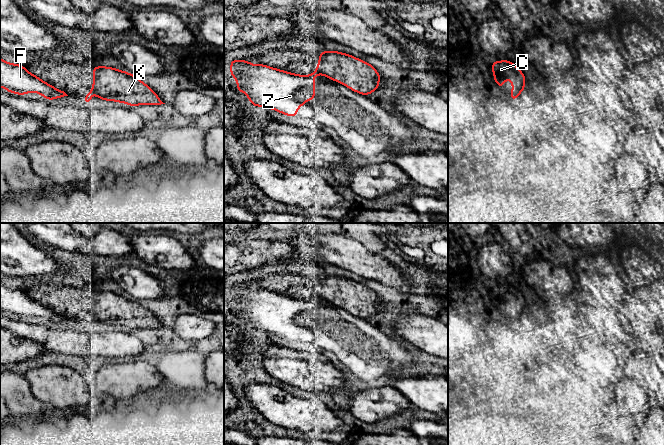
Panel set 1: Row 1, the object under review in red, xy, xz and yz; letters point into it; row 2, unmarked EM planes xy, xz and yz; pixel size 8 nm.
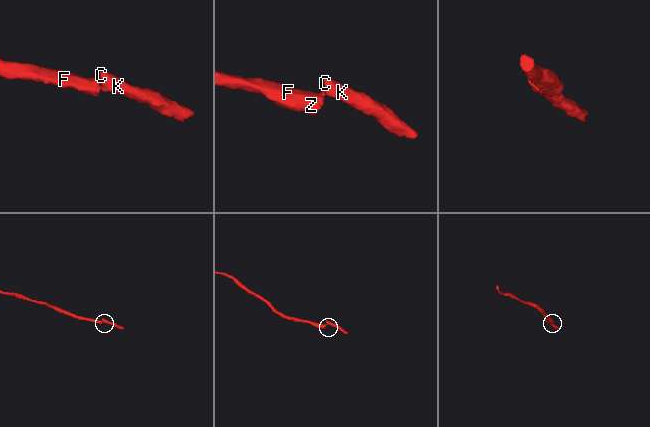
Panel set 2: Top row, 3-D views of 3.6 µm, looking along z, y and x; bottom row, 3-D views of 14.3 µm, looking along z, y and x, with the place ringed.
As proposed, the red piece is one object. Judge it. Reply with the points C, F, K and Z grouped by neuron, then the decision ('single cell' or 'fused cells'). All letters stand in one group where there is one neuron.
groups C K / F Z; fused cells

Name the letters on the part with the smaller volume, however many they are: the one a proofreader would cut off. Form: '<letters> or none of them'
C, K

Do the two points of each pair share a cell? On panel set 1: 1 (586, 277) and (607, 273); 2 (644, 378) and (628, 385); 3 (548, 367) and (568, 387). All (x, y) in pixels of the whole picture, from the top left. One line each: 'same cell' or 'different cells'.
1: same cell
2: different cells
3: different cells

